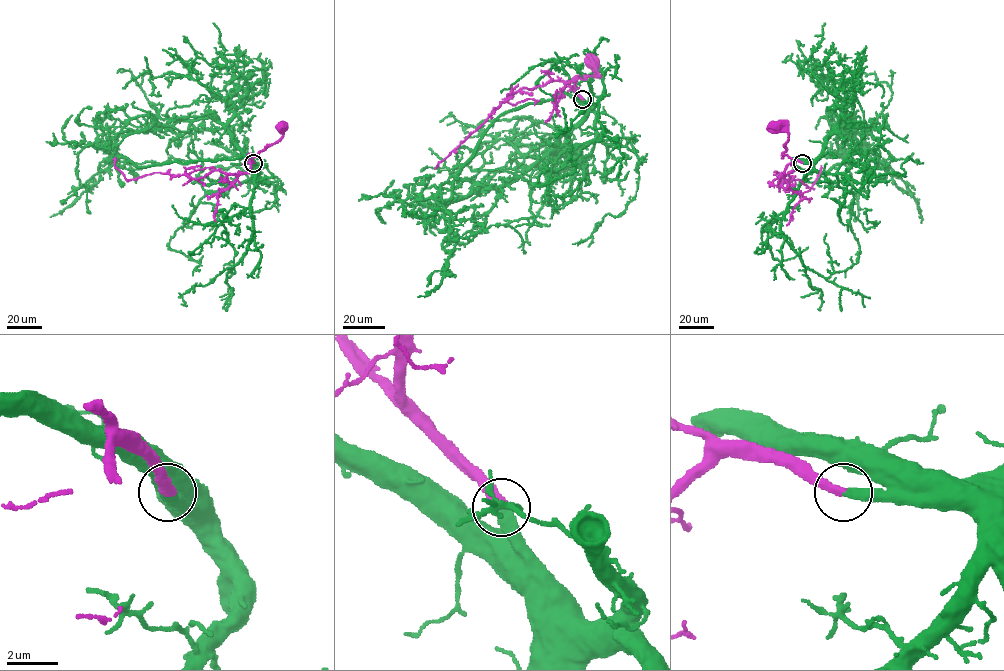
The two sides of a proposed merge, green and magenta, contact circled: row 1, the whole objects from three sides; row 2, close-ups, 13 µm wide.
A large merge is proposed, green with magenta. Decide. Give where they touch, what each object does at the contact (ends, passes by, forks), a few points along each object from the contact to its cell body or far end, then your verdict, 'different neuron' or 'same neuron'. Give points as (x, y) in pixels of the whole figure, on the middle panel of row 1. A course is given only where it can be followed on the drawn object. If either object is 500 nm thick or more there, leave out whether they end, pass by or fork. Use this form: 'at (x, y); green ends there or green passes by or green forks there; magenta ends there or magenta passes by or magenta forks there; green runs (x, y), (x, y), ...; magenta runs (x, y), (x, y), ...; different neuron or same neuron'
at (582, 99); green ends there; magenta ends there; green runs (582, 99), (556, 94), (493, 122), (443, 203), (452, 231), (443, 244), (450, 256), (441, 283), (418, 297); magenta runs (582, 99), (569, 82), (577, 75), (582, 79), (589, 76), (599, 77), (592, 64); same neuron

